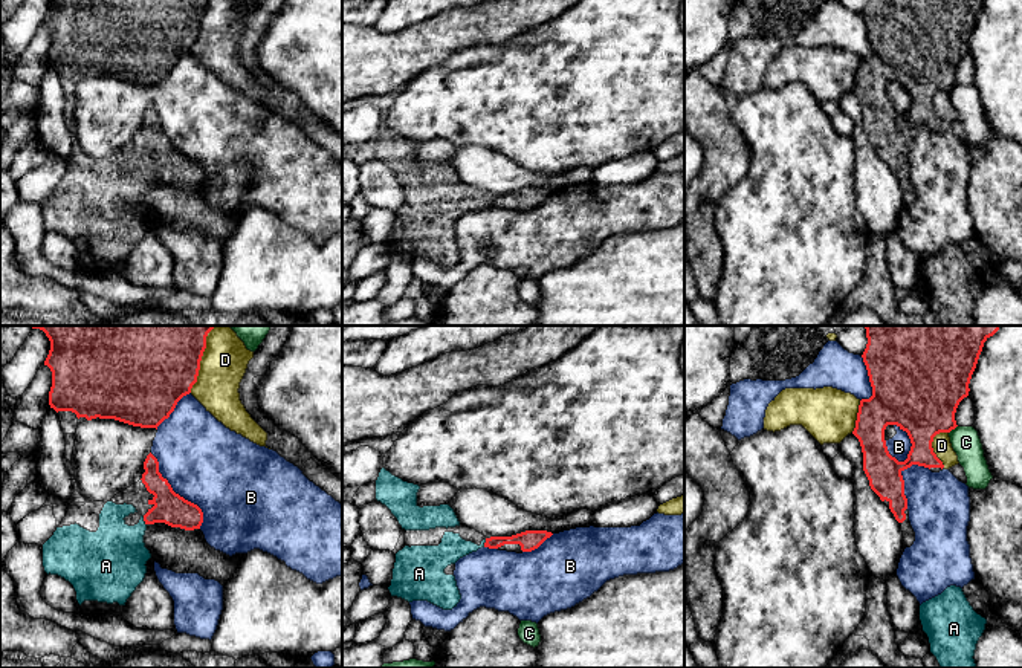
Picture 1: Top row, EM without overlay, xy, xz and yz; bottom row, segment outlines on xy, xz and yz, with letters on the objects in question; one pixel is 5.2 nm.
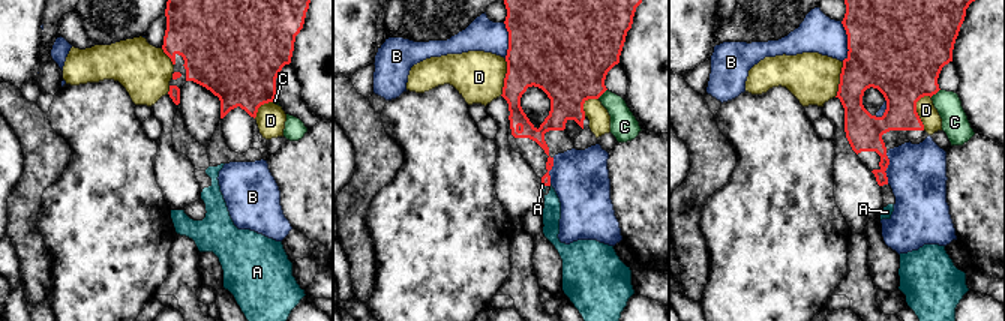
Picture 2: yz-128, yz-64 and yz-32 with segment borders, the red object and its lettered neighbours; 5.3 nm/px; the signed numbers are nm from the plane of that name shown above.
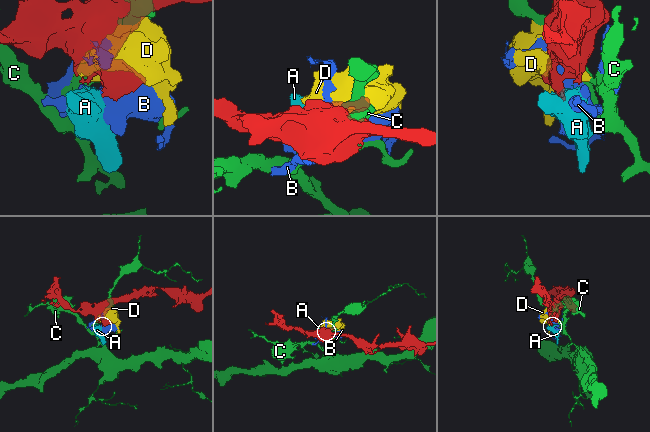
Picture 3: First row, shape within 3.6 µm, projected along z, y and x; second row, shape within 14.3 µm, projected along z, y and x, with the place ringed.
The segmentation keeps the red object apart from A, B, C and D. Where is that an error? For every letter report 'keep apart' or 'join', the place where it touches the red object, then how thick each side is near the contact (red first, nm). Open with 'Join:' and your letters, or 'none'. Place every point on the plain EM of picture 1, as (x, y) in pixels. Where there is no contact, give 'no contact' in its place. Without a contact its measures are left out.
Join: A
A: join | xz (485, 201) | 110/140 nm
B: keep apart | xy (177, 152) | 170/440 nm
C: keep apart | yz (952, 86) | 420/150 nm
D: keep apart | xy (199, 25) | 360/240 nm

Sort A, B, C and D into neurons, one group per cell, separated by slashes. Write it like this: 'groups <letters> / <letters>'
groups A / B / C / D

